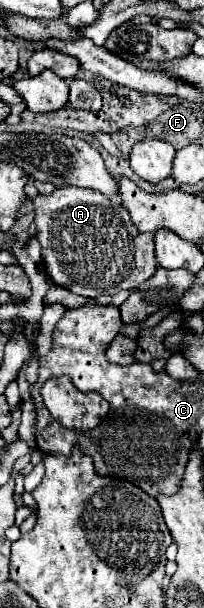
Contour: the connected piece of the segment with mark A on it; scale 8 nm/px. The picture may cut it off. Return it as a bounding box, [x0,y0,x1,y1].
[35,186,157,298]

